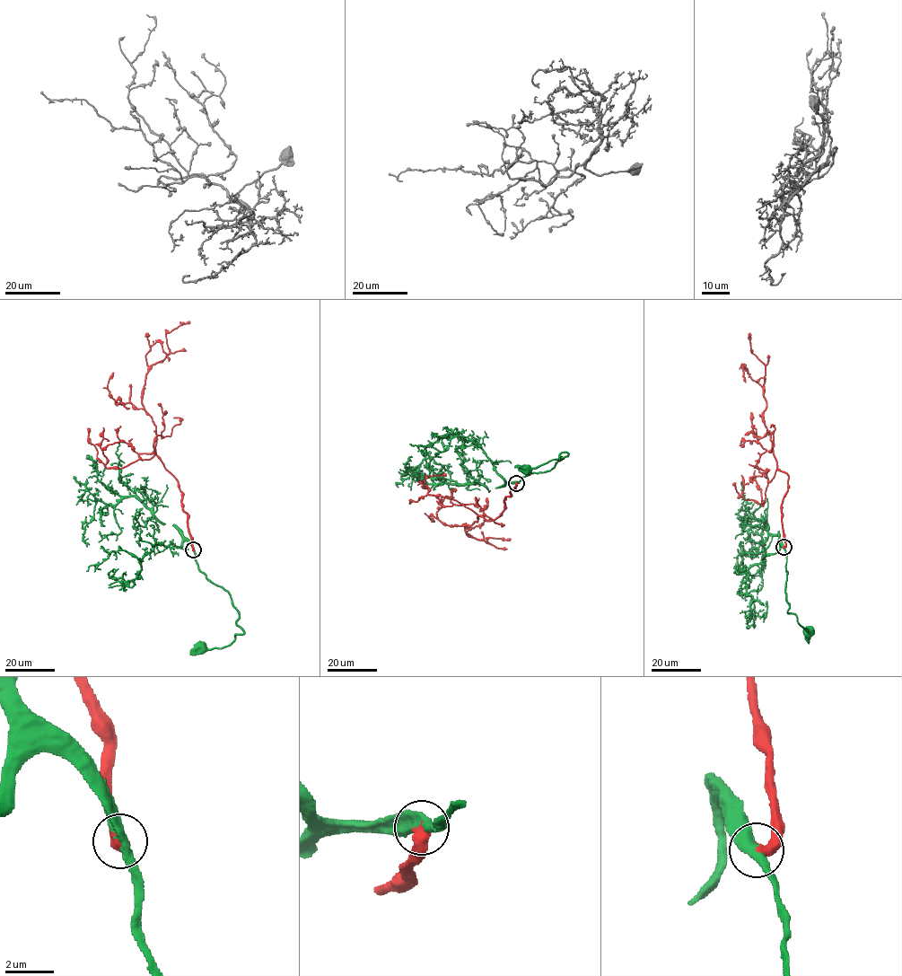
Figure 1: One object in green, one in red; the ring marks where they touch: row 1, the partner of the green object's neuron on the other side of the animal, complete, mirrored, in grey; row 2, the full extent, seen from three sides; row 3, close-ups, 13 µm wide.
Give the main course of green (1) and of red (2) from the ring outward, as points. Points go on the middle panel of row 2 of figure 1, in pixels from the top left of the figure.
1: (516, 482), (529, 473), (551, 469), (562, 459), (560, 457), (568, 453), (562, 452), (559, 459), (525, 470)
2: (516, 482), (500, 515), (463, 523), (466, 535), (490, 544), (486, 539), (511, 539)

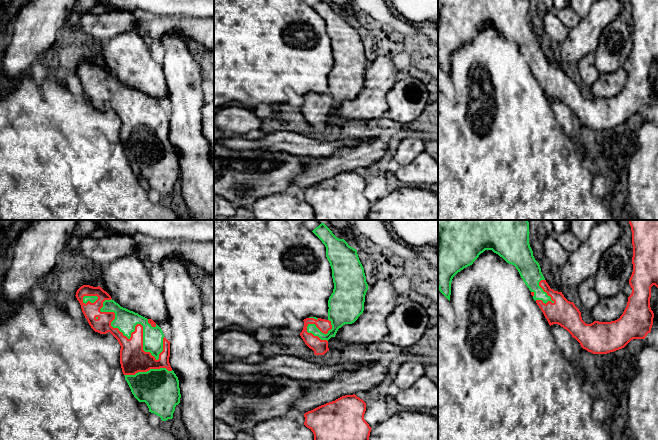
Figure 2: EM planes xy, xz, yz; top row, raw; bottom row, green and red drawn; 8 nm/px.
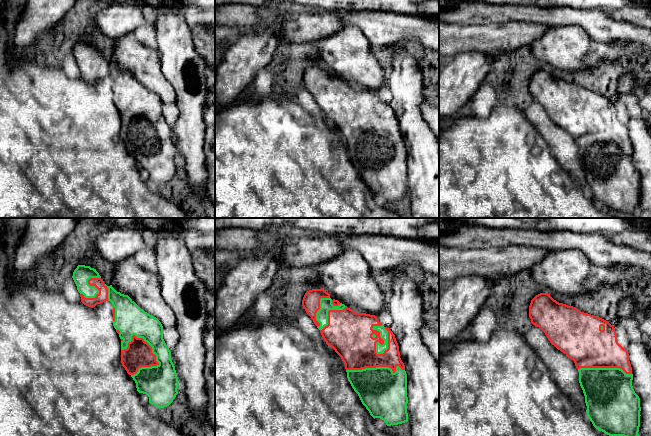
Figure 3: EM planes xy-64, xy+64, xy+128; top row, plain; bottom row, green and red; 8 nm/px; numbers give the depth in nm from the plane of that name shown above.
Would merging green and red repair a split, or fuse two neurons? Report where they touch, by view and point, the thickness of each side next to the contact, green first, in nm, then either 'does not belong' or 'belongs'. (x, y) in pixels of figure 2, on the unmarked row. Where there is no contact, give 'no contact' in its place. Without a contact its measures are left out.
xy (129, 113) | 180/220 nm | belongs

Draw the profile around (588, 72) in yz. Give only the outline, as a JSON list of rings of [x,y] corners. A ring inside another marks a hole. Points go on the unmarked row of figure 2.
[[[619,16],[603,29],[596,51],[583,57],[574,67],[582,82],[591,87],[601,74],[623,68],[632,48],[632,34],[627,22]]]

